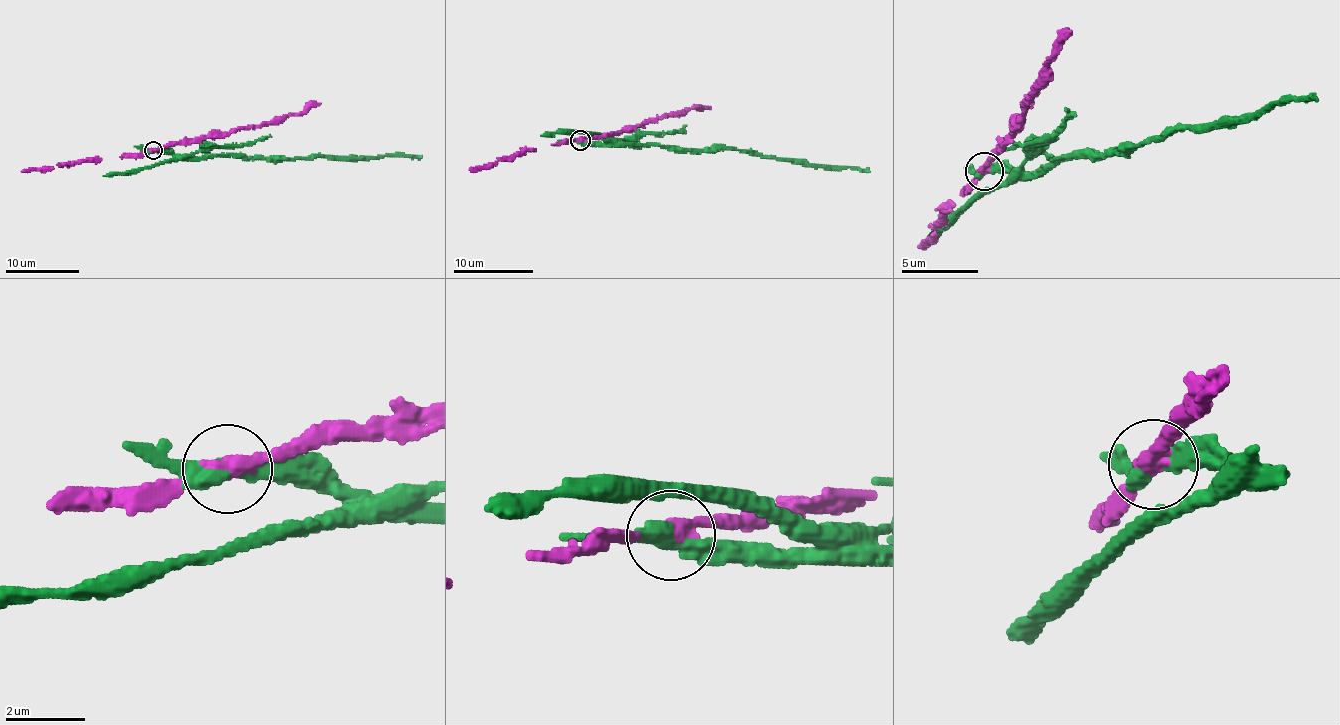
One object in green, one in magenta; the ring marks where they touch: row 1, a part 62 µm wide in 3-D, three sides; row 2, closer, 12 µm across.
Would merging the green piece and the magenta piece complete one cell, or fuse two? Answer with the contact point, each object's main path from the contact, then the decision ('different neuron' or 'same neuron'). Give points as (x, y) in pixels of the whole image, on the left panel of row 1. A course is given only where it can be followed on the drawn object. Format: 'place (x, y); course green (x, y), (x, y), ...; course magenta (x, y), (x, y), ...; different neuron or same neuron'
place (153, 150); course green (153, 151), (182, 156), (312, 159), (323, 155), (421, 155); course magenta (153, 151), (217, 138), (257, 125), (281, 123), (294, 113), (307, 112), (321, 103); different neuron

